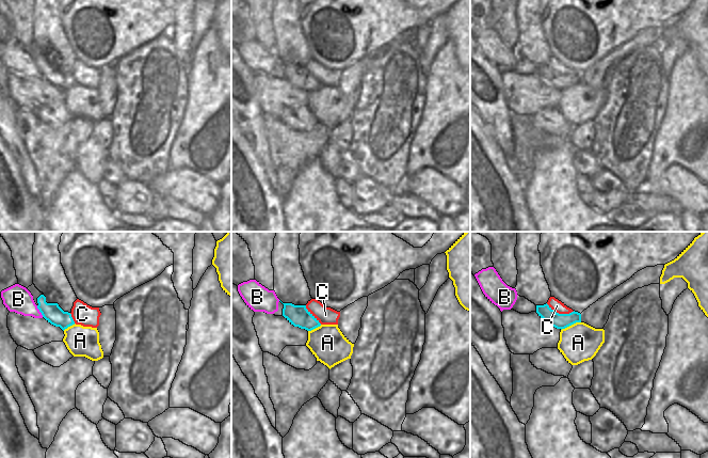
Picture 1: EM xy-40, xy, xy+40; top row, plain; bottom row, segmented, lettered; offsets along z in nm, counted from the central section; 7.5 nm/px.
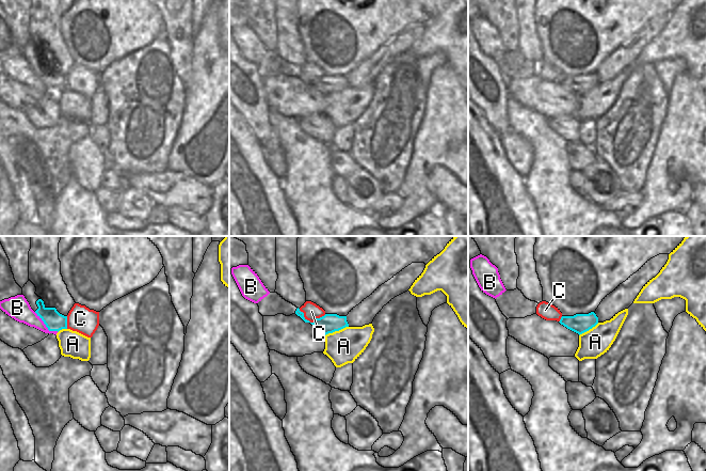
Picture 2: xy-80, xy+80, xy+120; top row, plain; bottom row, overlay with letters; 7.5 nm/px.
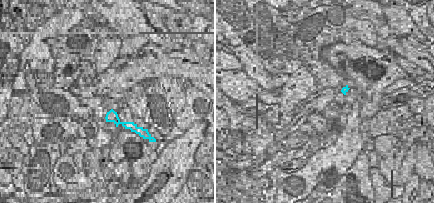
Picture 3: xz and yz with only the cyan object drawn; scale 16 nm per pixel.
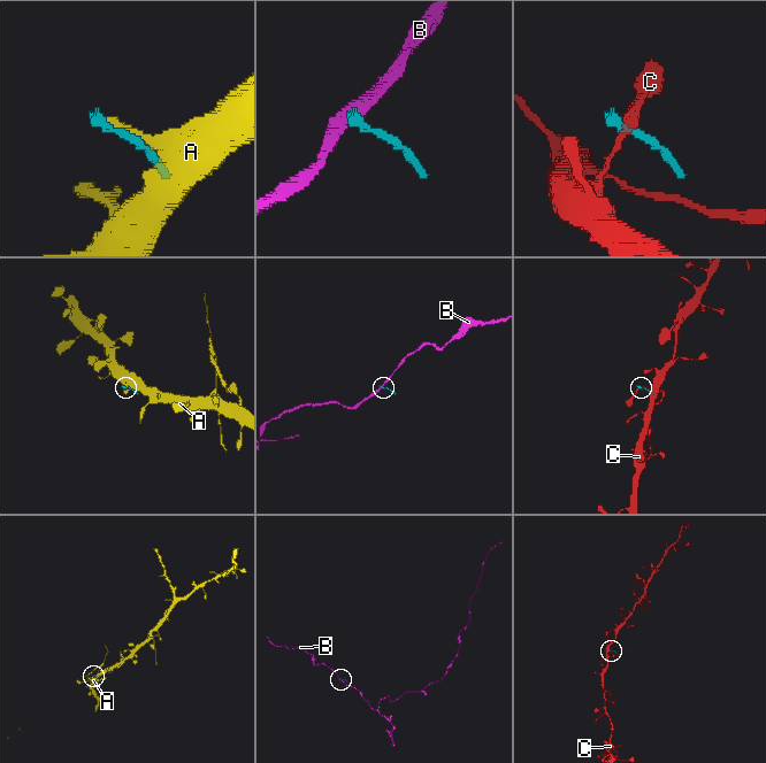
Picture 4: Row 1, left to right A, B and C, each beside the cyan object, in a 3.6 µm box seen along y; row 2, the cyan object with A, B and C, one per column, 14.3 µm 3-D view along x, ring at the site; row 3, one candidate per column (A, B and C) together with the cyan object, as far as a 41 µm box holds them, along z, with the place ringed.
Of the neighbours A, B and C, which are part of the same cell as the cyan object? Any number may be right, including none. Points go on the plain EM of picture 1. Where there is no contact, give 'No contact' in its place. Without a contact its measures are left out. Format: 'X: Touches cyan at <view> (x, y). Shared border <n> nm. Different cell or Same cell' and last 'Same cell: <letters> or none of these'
A: Touches cyan at xy+40 (570, 85). Shared border 170 nm. Different cell
B: Touches cyan at xy-40 (39, 72). Shared border 100 nm. Different cell
C: Touches cyan at xy+40 (560, 75). Shared border 220 nm. Different cell
Same cell: none of these

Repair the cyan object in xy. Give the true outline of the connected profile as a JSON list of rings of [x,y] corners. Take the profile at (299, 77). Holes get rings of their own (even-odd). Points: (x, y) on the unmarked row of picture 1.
[[[283,65],[283,77],[294,88],[311,92],[321,86],[319,81],[306,69],[306,66]]]

